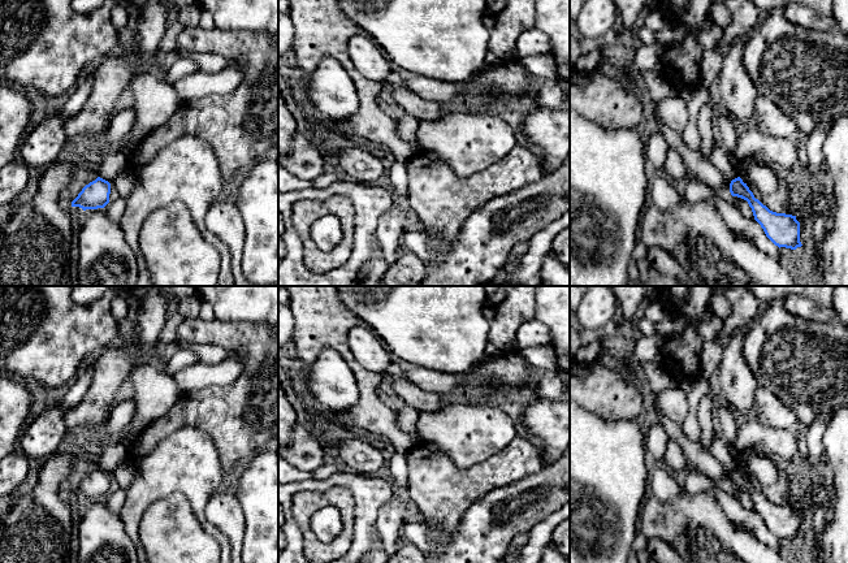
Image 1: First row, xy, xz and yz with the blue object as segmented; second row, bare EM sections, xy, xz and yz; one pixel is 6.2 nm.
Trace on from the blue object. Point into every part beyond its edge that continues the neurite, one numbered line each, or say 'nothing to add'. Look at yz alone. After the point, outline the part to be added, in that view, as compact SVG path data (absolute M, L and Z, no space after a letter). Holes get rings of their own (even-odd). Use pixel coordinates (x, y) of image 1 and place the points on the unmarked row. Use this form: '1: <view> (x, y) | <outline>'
nothing to add

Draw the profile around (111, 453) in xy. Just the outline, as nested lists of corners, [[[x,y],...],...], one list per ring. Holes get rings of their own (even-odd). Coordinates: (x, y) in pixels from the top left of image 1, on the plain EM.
[[[121,439],[100,441],[98,446],[98,467],[108,473],[112,473],[117,465],[127,459],[127,449]]]

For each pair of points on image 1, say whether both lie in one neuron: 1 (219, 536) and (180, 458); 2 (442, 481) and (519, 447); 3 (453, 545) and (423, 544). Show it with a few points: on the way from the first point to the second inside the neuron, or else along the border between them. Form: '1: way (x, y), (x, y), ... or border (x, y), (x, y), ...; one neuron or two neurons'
1: way (200, 516), (198, 507), (198, 477); one neuron
2: way (462, 481), (476, 481), (500, 467); one neuron
3: border (420, 523), (427, 529), (433, 549); two neurons

